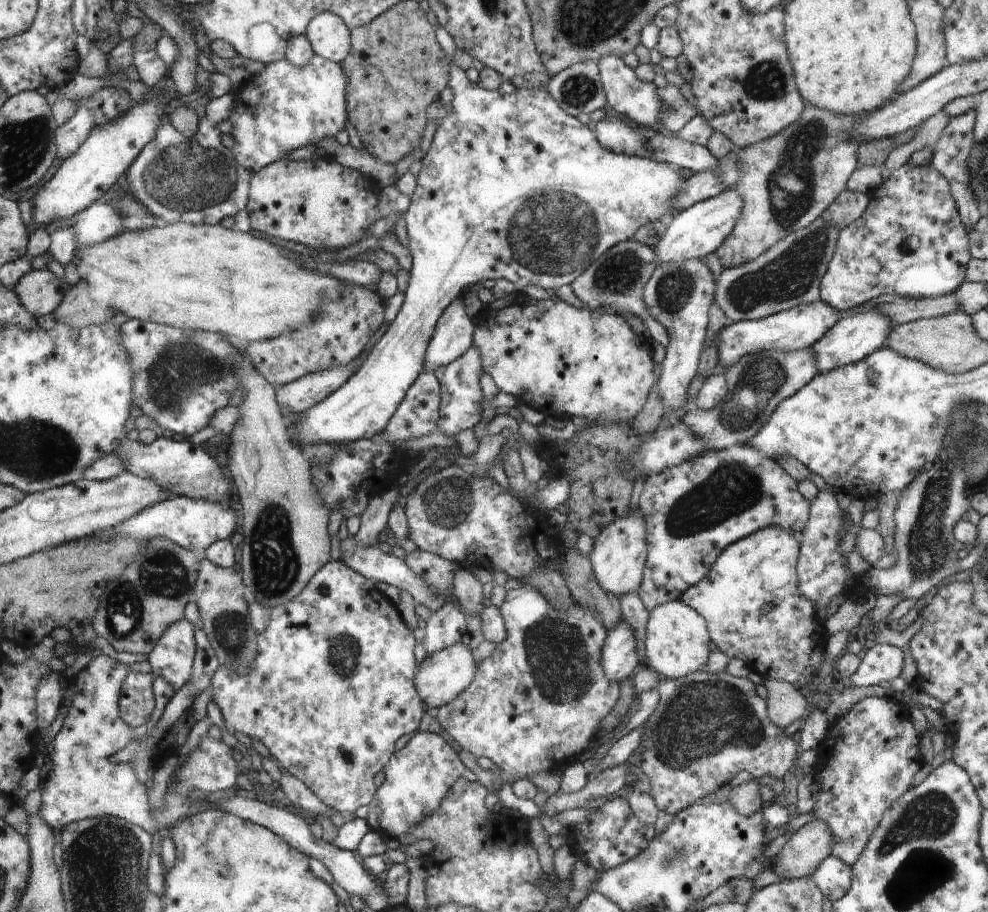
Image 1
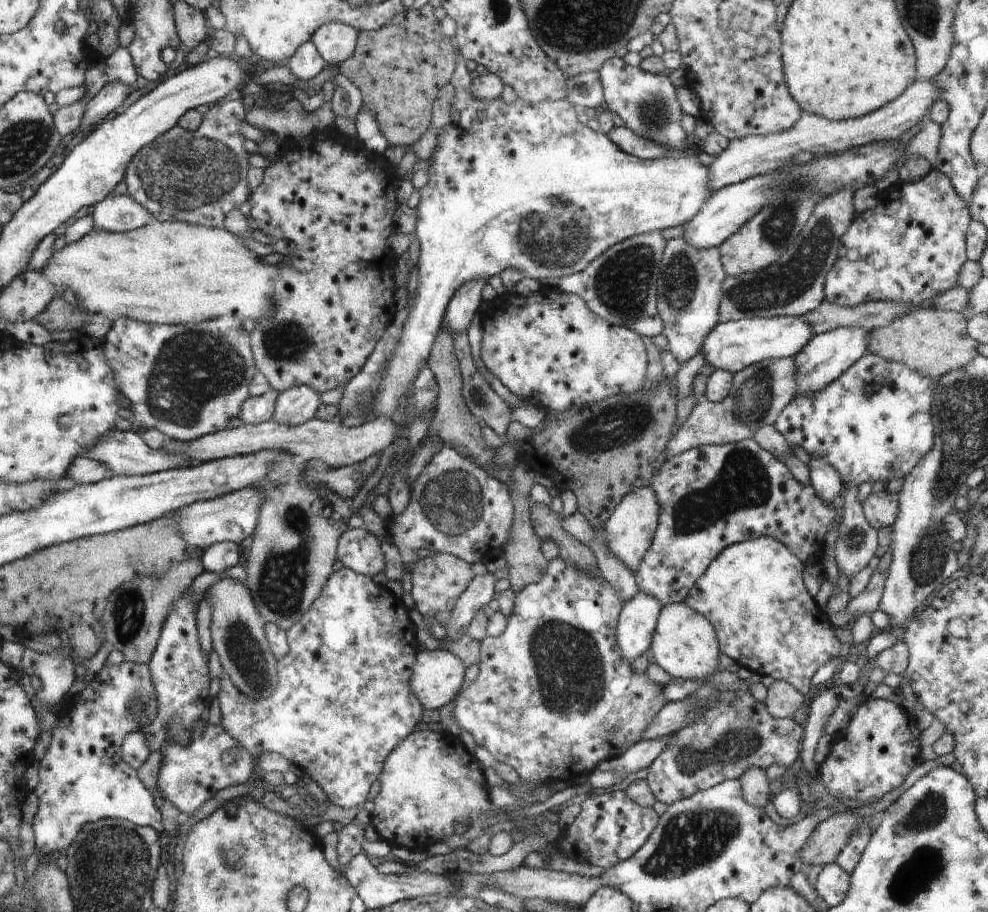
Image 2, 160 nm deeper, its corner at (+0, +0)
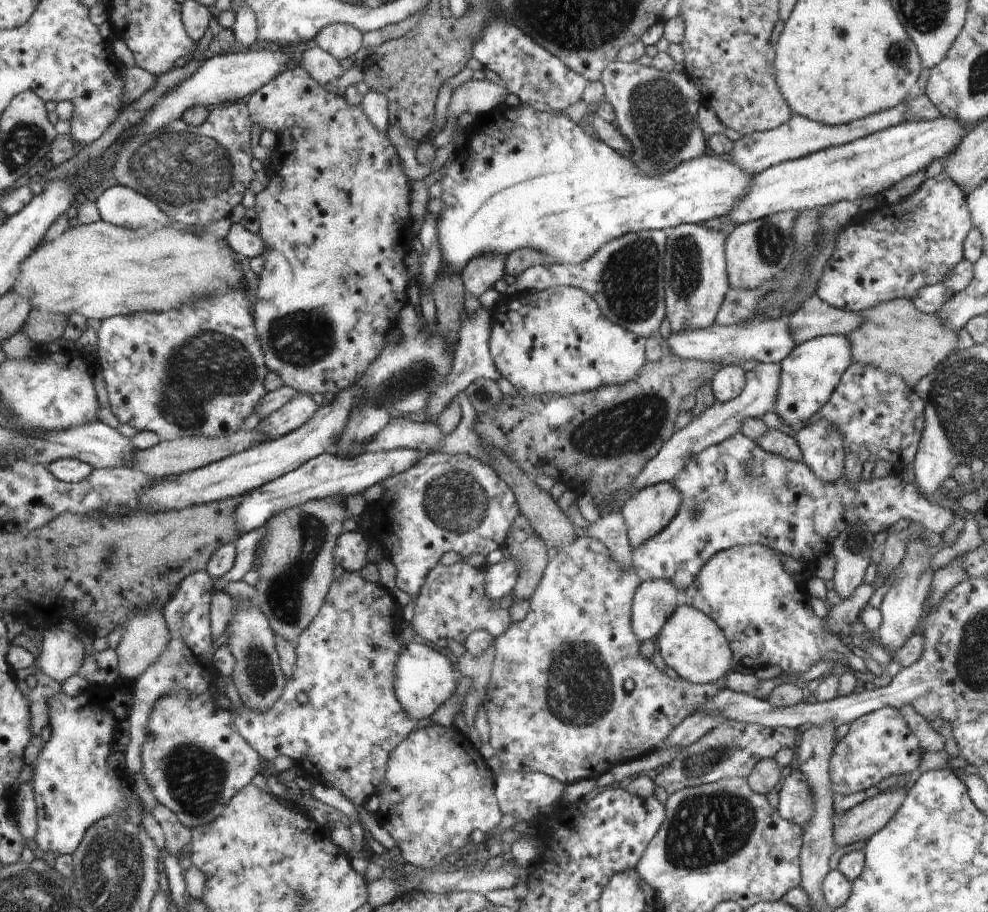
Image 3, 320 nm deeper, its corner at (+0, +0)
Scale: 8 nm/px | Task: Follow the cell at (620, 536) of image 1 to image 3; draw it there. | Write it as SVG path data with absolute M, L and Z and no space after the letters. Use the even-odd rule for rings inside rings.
M673 482L650 485L630 497L619 512L623 514L632 548L668 528L681 502L681 491Z

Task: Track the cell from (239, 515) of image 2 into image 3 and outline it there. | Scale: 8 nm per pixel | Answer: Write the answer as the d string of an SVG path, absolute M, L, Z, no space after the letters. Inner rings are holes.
M417 449L364 451L352 458L340 458L330 452L322 453L296 470L254 489L248 496L243 496L241 503L235 506L235 526L238 526L239 534L243 535L268 523L273 516L280 515L285 510L300 508L309 503L322 503L326 497L340 495L346 498L350 494L362 494L373 484L382 483L384 479L408 470L418 458Z

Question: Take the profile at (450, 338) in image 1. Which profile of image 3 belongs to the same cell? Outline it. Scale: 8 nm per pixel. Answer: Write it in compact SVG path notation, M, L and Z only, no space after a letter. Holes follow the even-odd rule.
M486 253L485 256L474 257L462 269L461 279L465 286L465 292L475 294L478 298L497 280L505 274L506 256L498 253Z

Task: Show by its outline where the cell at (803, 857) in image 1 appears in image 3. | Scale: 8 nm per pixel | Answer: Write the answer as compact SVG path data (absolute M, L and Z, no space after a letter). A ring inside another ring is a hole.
M902 784L848 809L842 816L838 816L838 822L833 828L834 842L838 846L846 846L874 836L894 818L907 792Z

